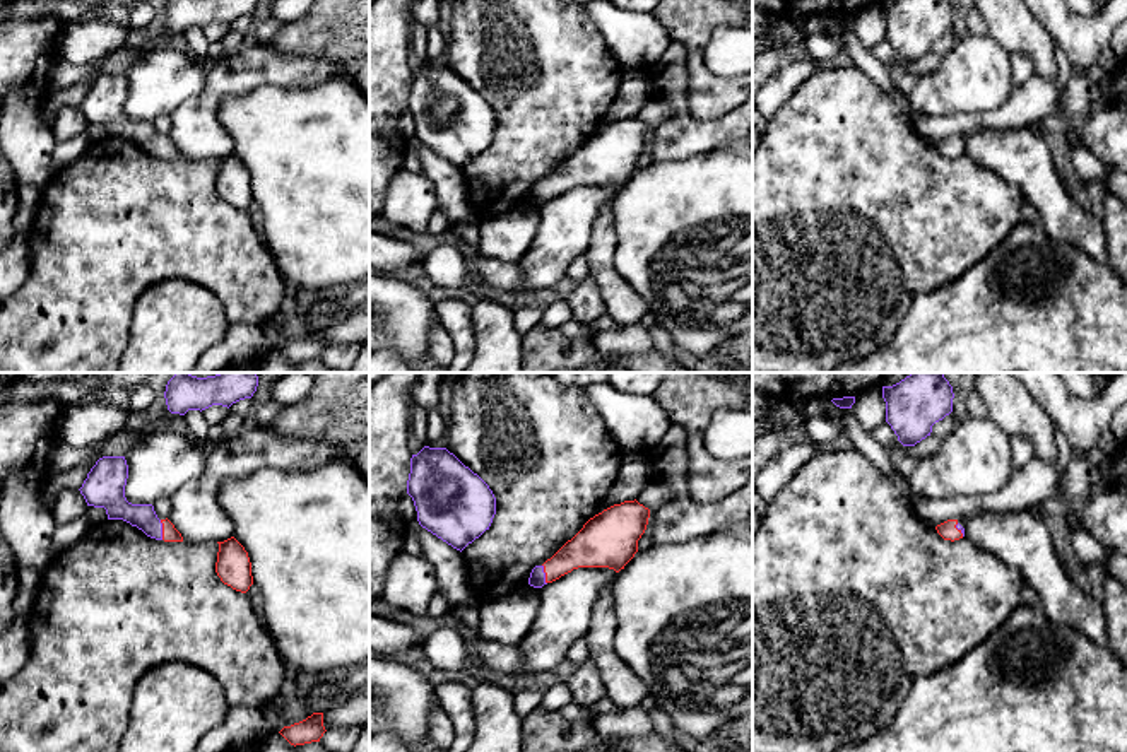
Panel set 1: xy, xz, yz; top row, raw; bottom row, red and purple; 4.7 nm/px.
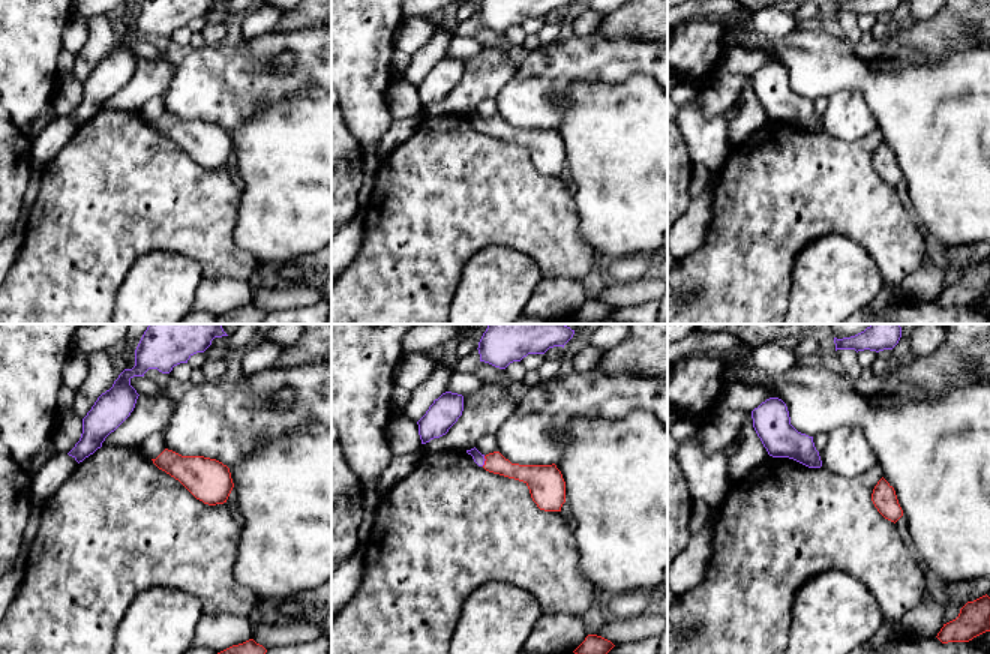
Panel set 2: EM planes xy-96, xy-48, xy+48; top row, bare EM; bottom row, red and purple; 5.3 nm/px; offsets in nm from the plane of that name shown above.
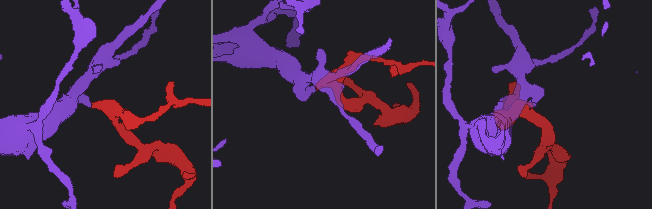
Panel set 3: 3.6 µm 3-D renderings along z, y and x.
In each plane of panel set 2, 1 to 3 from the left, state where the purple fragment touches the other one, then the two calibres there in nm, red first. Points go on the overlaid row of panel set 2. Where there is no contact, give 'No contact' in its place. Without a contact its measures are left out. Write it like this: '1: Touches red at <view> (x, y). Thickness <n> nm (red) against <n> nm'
1: No contact
2: Touches red at xy-48 (485, 461). Thickness 110 nm (red) against 60 nm
3: No contact

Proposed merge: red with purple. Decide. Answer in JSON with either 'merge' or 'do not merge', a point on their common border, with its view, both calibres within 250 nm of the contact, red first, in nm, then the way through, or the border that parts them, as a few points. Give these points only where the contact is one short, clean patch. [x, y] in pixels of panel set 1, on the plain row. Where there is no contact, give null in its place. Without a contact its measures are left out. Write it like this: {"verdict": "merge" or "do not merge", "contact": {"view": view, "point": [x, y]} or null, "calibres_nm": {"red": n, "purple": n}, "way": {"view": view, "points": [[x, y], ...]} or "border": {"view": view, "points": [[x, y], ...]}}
{"verdict": "merge", "contact": {"view": "xy", "point": [163, 147]}, "calibres_nm": {"red": 80, "purple": 120}, "way": {"view": "xy", "points": [[170, 151], [163, 147], [117, 123]]}}

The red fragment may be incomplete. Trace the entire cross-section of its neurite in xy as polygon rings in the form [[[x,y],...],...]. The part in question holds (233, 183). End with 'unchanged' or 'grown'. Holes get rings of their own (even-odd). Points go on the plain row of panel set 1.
[[[234,156],[219,161],[215,190],[236,209],[246,210],[253,202],[251,179],[245,164]]]; unchanged

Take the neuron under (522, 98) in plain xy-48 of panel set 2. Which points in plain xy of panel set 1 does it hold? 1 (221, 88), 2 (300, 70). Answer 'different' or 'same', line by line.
1: same
2: same

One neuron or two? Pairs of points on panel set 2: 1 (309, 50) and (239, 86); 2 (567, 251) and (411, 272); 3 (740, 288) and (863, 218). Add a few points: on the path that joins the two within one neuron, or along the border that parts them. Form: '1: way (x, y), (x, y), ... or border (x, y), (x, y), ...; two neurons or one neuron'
1: way (300, 71), (285, 86), (260, 86); one neuron
2: way (528, 231), (450, 233); one neuron
3: way (770, 258), (806, 225), (833, 218); one neuron

